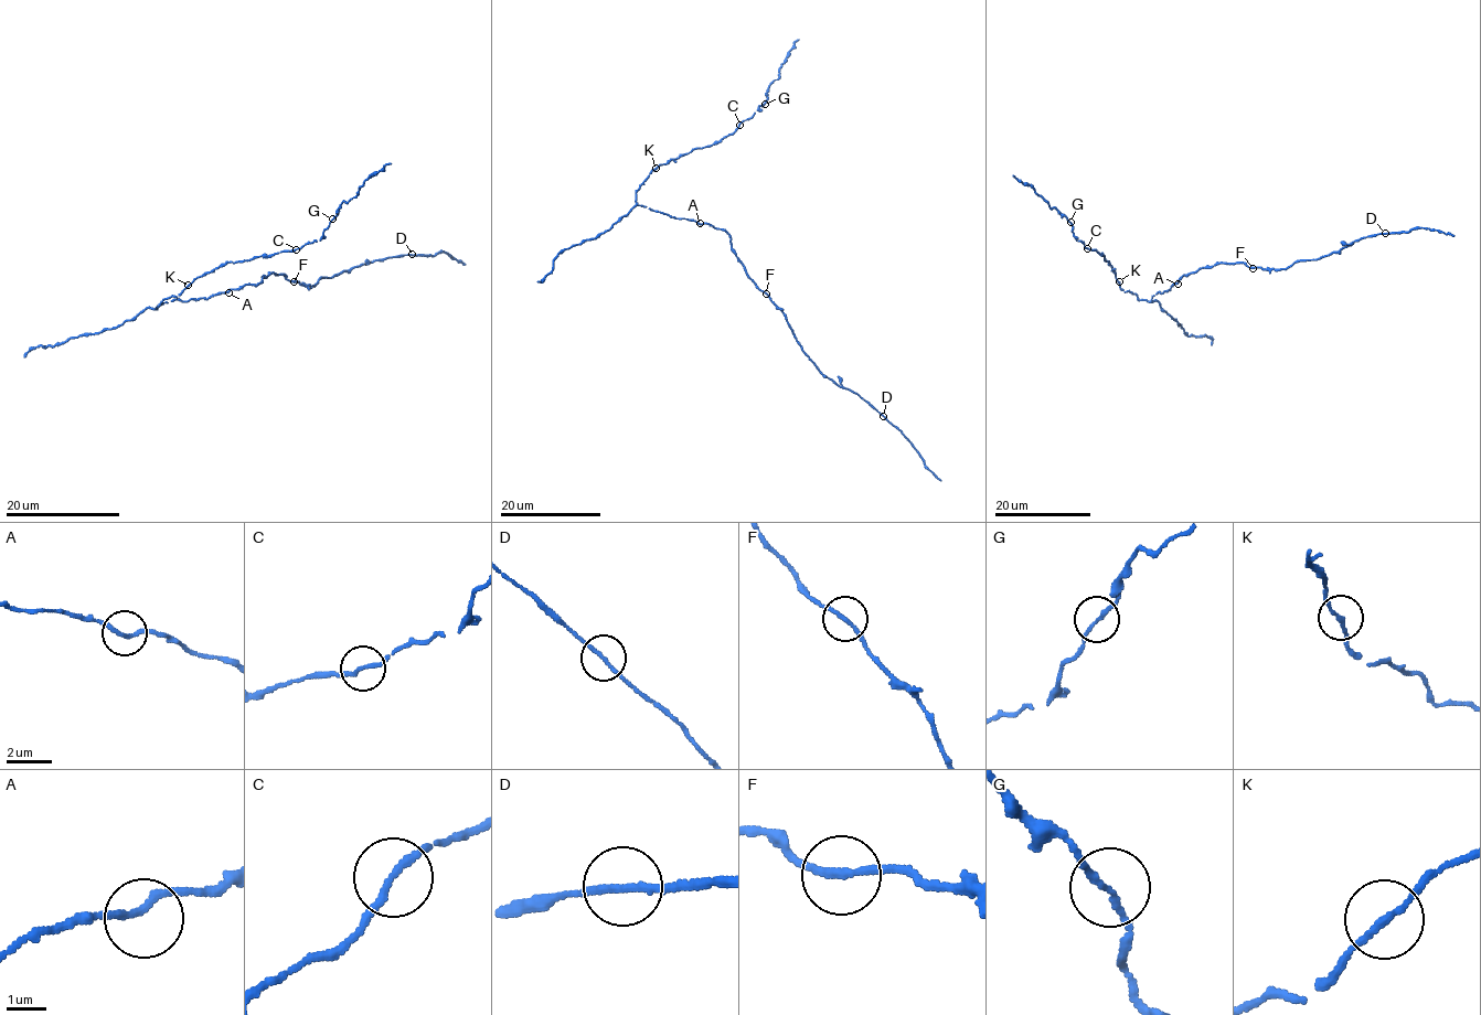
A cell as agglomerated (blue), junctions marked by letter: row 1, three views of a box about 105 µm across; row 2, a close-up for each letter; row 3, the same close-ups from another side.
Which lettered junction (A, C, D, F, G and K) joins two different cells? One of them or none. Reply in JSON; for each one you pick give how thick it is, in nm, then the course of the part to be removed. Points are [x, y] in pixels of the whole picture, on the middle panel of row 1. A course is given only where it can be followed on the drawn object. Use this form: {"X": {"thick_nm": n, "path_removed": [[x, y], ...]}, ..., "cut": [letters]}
{"D": {"thick_nm": 170, "path_removed": [[884, 416], [940, 481]]}, "cut": ["D"]}

